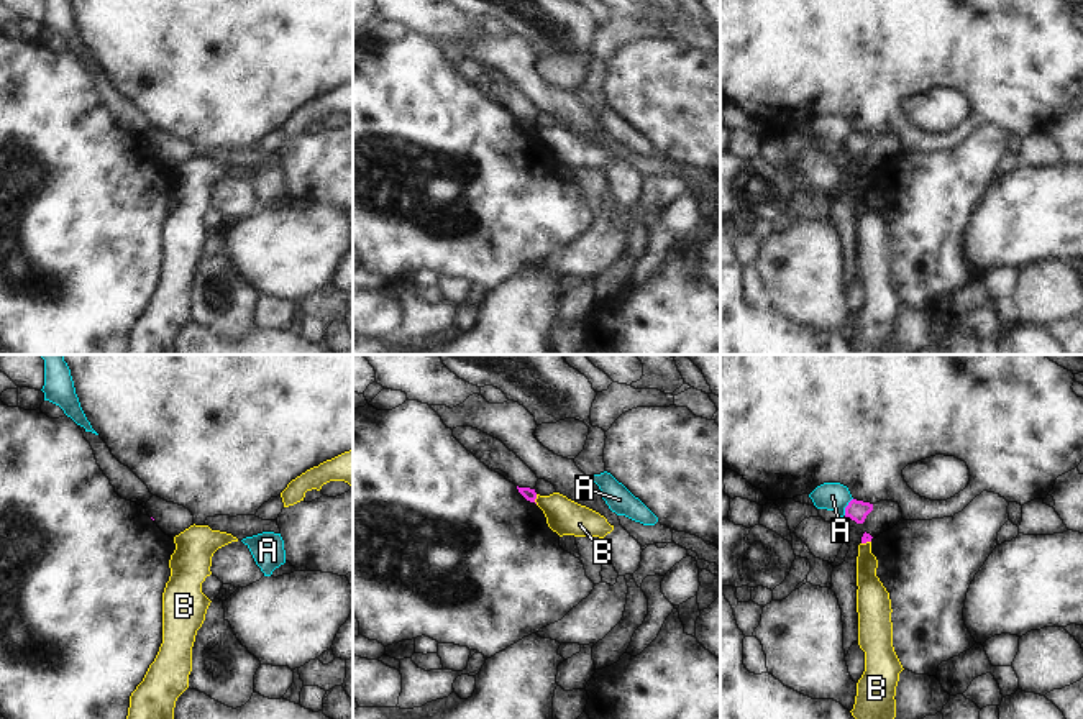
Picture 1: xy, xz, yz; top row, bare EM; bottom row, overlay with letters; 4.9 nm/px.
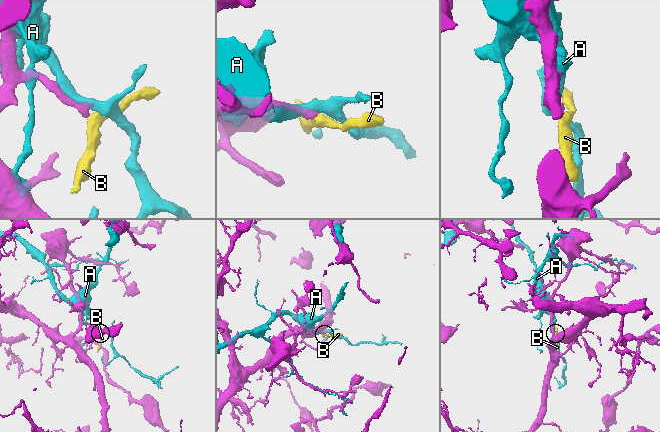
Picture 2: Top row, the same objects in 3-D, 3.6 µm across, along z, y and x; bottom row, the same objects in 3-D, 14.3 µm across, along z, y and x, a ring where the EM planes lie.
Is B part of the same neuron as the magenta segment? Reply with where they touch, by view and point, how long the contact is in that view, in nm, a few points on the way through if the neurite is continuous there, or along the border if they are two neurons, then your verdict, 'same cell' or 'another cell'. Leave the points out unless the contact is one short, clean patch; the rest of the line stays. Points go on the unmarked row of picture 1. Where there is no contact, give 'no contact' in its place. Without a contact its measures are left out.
xz (535, 130) | 50 nm | along xz (537, 127), (535, 135) | another cell

